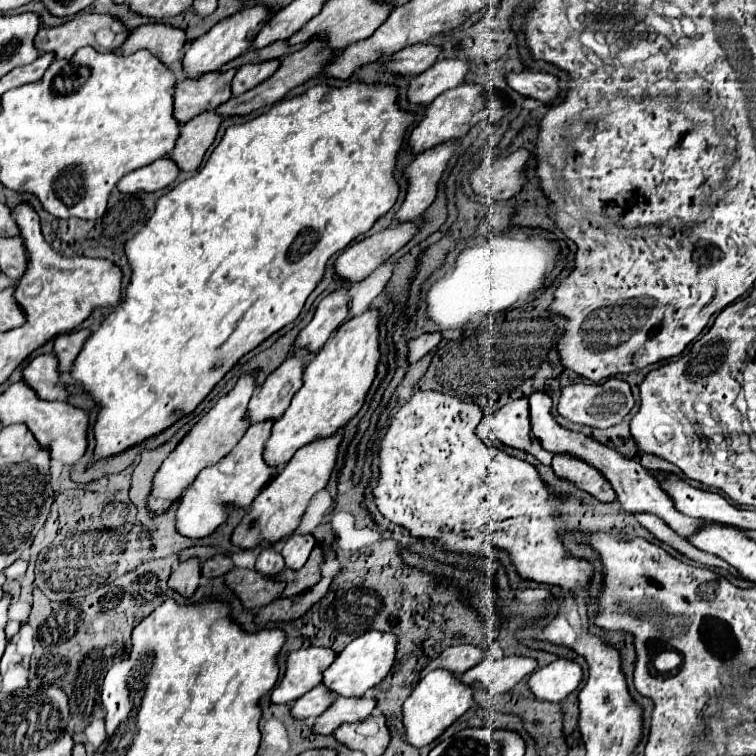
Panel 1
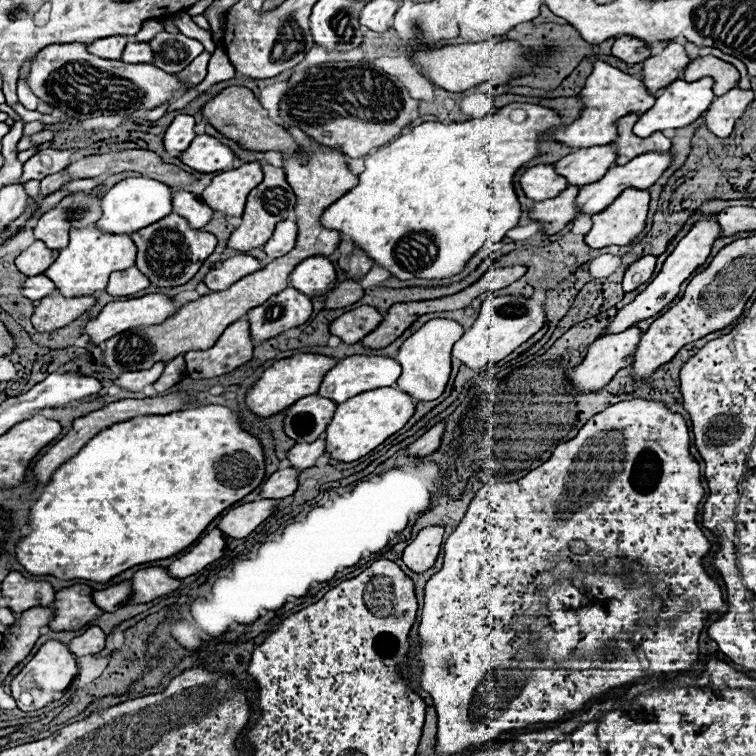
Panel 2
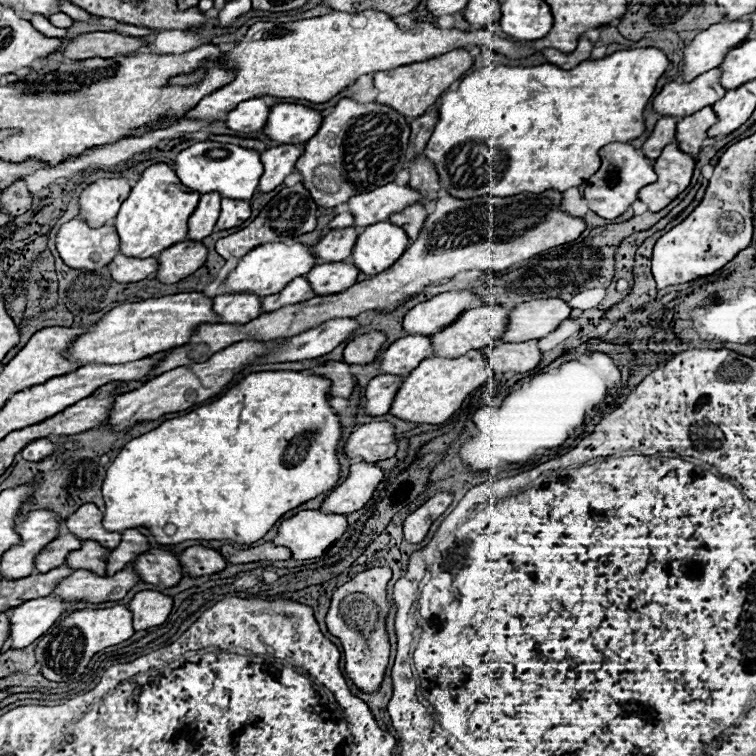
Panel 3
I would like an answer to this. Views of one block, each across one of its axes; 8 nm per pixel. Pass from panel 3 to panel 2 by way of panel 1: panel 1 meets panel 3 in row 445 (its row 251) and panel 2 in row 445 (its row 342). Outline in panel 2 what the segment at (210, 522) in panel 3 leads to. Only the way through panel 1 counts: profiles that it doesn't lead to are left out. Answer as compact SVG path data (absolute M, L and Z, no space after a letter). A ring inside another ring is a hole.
M208 404L168 416L138 416L120 422L96 434L52 474L50 484L30 508L28 526L32 532L18 540L16 560L36 576L84 578L106 584L136 564L162 560L188 548L222 510L250 494L262 482L262 476L260 442L244 432L238 416L224 406Z

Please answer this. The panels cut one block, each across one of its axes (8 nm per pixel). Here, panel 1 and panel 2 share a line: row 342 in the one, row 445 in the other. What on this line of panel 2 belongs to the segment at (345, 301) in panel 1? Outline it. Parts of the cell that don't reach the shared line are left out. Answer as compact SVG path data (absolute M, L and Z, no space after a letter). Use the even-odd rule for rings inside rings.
M320 436L316 442L310 442L310 444L294 444L286 452L286 458L292 468L302 472L306 468L312 468L316 458L322 454L324 454L324 436Z

